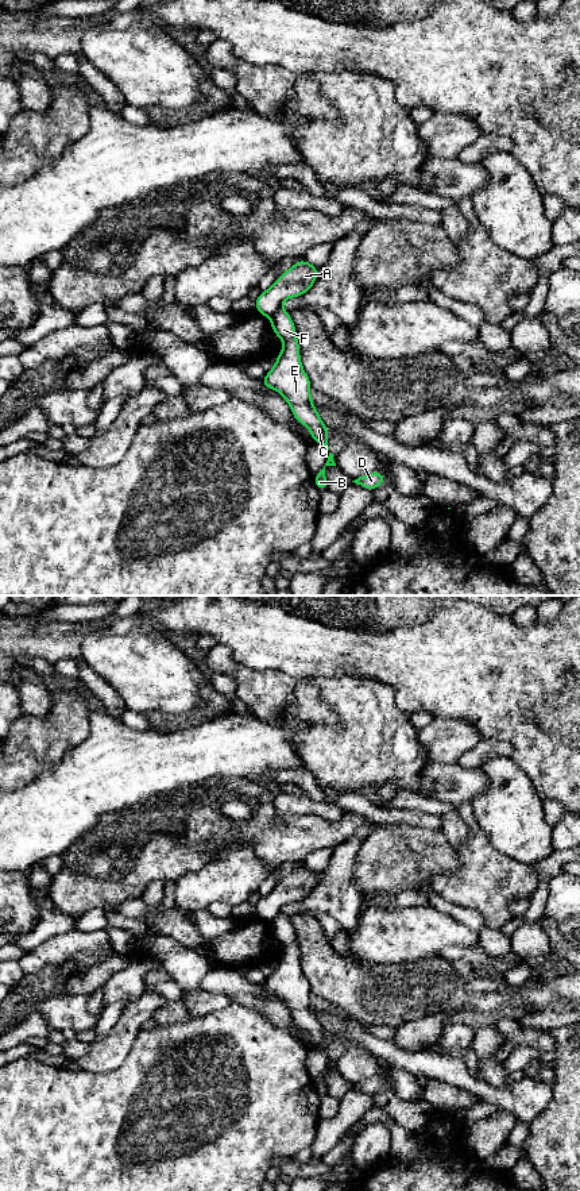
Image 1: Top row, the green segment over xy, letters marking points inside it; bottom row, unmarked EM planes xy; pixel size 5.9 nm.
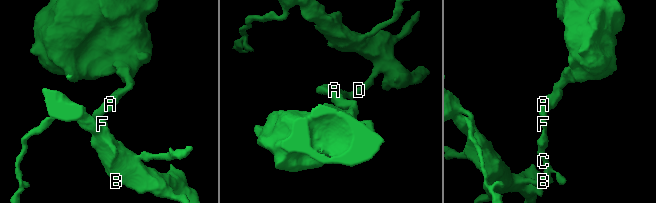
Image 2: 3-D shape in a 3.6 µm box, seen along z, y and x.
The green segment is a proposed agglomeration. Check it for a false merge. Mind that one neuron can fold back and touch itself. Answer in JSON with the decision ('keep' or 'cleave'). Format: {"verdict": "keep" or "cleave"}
{"verdict": "cleave"}

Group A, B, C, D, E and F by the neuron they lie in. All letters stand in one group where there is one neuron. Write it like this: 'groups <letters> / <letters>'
groups A / B C D E F

